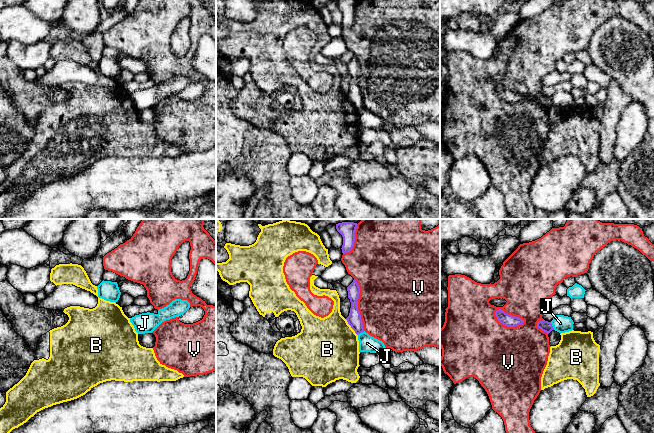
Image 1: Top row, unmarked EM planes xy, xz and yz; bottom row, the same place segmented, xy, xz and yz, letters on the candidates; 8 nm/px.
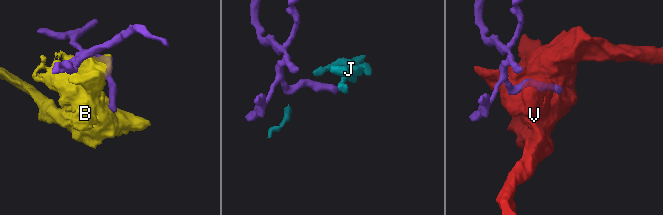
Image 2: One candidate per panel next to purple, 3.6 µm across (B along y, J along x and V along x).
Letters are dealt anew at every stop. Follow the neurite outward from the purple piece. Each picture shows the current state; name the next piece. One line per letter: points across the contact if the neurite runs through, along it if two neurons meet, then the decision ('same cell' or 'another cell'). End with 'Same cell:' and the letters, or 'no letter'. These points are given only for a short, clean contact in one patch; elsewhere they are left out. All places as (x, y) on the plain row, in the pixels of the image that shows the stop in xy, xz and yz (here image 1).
B: another cell
J: border along yz (550, 98), (554, 105); another cell
V: another cell
Same cell: no letter

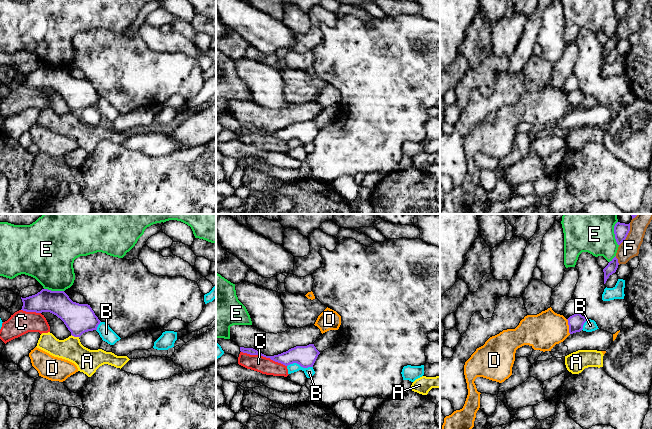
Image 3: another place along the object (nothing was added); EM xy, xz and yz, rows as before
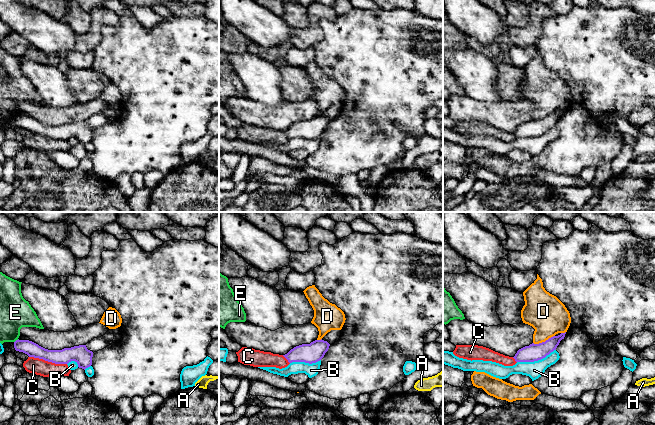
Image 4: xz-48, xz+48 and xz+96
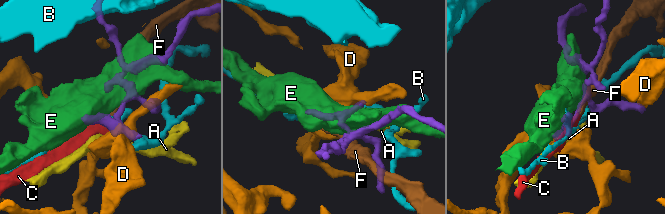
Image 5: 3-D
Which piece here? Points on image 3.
A: border along xy (71, 110), (78, 113); another cell
B: another cell
C: border along xz (241, 127), (247, 130), (259, 130), (269, 133), (286, 142); another cell
D: border along yz (566, 95), (570, 109); another cell
E: another cell
F: another cell
Same cell: no letter

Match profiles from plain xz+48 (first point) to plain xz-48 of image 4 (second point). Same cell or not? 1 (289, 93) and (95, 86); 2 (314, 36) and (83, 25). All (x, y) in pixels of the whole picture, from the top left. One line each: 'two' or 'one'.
1: one
2: two

